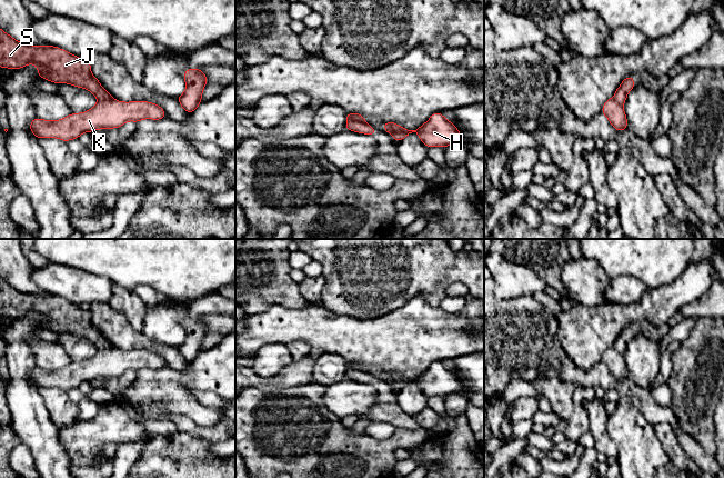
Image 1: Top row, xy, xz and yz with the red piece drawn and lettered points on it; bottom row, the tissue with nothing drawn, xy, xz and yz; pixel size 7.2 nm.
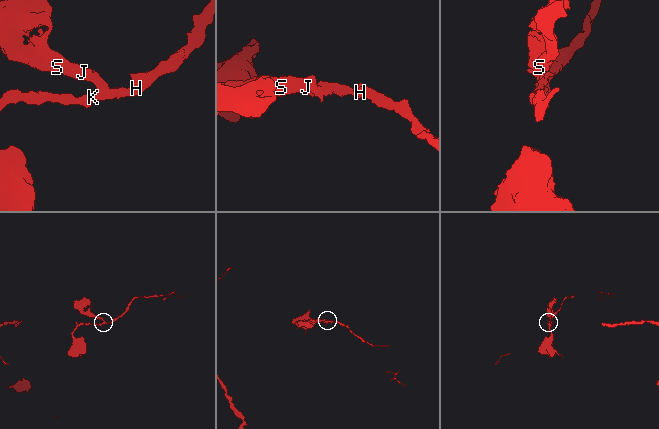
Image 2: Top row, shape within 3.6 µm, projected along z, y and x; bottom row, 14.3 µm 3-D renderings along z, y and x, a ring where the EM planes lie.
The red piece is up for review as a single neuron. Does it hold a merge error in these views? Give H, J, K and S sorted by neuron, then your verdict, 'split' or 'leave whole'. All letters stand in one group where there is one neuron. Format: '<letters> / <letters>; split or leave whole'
H K / J S; split

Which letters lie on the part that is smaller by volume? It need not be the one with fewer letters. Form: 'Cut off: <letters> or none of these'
Cut off: J, S

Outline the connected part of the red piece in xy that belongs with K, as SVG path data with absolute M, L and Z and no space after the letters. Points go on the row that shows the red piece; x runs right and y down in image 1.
M111 99L98 101L92 109L81 113L71 113L61 120L42 120L36 117L30 122L30 130L39 139L58 138L68 142L71 139L78 139L83 132L120 128L127 121L139 122L143 119L163 118L167 118L164 110L155 103L123 102Z

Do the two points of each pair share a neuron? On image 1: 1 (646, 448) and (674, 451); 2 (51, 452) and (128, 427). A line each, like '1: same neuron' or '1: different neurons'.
1: different neurons
2: different neurons

